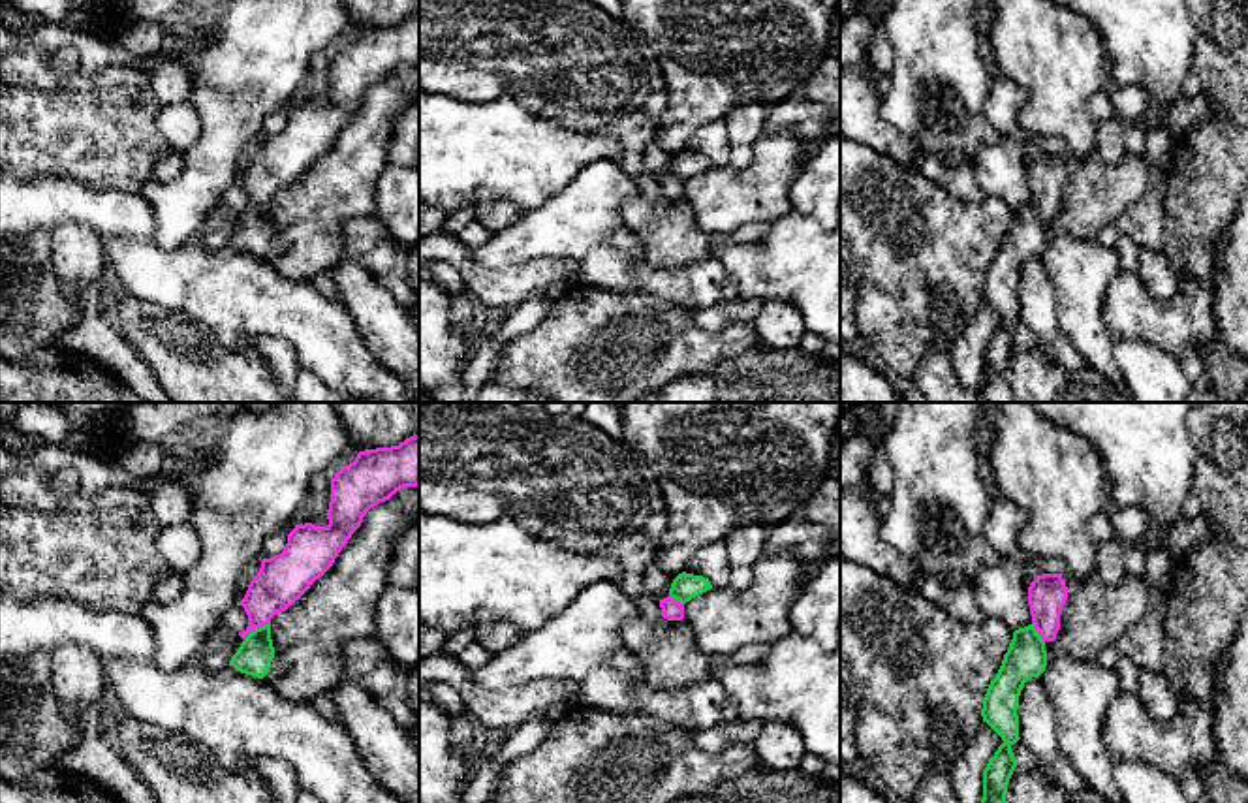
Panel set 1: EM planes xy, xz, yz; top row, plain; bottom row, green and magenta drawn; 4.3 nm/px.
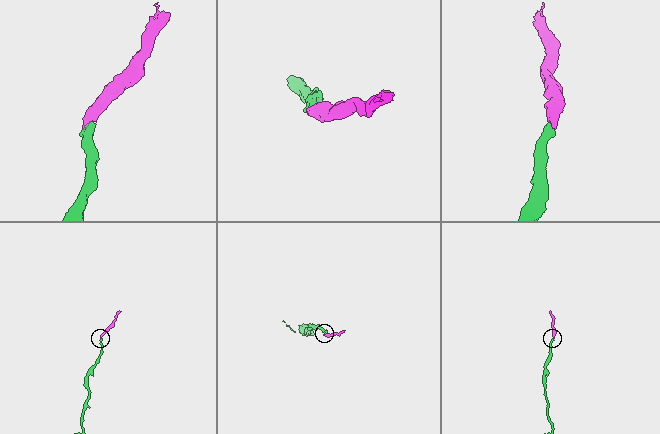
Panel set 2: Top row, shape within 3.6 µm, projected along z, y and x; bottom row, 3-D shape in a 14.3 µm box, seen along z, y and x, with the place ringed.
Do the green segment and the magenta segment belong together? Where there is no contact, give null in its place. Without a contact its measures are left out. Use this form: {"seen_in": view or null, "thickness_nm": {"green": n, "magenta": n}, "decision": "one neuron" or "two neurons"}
{"seen_in": "xy", "thickness_nm": {"green": 150, "magenta": 220}, "decision": "one neuron"}

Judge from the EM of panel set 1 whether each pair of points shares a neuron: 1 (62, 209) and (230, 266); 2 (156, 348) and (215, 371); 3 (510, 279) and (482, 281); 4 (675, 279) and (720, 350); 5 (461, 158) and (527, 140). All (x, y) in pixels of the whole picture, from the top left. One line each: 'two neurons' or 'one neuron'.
1: one neuron
2: one neuron
3: one neuron
4: two neurons
5: one neuron

